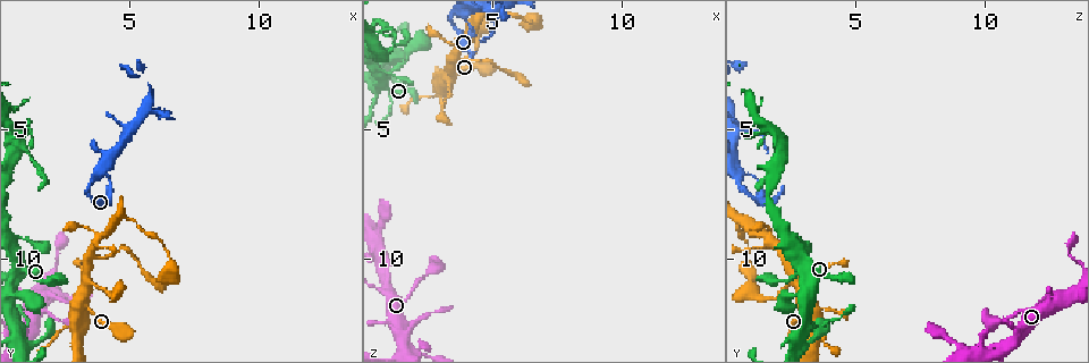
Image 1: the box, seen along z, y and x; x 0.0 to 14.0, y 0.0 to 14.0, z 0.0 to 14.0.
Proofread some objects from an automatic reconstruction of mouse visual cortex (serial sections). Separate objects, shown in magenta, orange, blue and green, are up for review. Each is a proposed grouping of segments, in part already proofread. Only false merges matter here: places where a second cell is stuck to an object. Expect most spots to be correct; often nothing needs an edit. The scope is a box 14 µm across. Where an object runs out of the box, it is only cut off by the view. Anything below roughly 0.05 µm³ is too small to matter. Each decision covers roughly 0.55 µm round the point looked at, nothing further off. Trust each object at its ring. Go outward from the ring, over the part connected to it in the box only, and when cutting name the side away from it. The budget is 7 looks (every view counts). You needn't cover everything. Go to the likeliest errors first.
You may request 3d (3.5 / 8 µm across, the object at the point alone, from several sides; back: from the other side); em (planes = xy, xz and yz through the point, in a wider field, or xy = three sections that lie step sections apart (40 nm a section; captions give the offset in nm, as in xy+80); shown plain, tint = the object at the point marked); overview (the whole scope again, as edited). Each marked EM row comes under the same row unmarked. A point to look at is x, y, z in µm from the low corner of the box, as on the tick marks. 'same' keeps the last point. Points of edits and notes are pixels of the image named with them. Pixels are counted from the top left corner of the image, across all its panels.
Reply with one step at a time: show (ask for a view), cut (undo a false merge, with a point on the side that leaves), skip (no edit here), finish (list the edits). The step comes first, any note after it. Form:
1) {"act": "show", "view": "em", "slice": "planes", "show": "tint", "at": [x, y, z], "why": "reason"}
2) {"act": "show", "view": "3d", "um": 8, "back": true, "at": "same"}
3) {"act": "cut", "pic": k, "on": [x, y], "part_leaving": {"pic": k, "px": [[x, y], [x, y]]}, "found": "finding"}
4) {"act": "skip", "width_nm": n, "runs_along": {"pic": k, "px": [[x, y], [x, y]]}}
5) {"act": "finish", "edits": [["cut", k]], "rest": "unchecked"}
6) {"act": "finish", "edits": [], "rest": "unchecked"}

{"act": "show", "view": "3d", "um": 3.5, "at": [4.1, 6.8, 0.9], "why": "narrows sharply"}

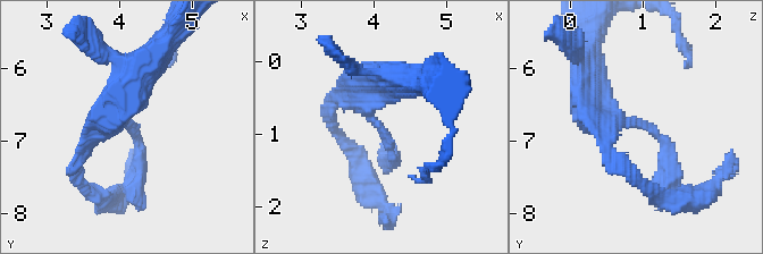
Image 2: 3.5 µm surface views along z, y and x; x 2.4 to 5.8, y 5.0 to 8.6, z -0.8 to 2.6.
{"act": "show", "view": "em", "slice": "planes", "show": "tint", "at": [4.10, 6.75, 0.95], "why": "need the tissue"}

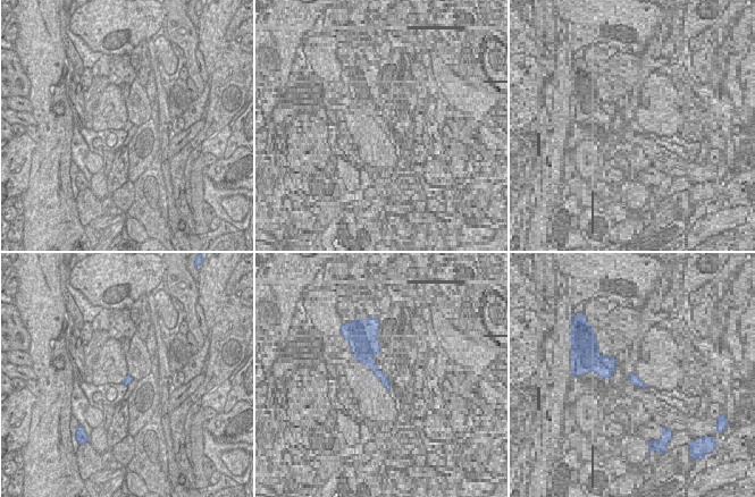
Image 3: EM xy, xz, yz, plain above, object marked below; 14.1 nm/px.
{"act": "skip", "found": "one cell here"}

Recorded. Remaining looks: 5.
{"act": "show", "view": "3d", "um": 8, "at": [4.9, 9.6, 2.4], "why": "abrupt turn"}

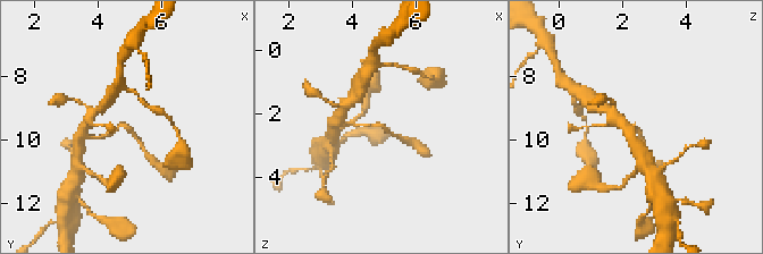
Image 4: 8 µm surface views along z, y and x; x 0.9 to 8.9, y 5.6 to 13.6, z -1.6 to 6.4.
{"act": "show", "view": "3d", "um": 3.5, "at": [4.8, 9.5, 2.3]}

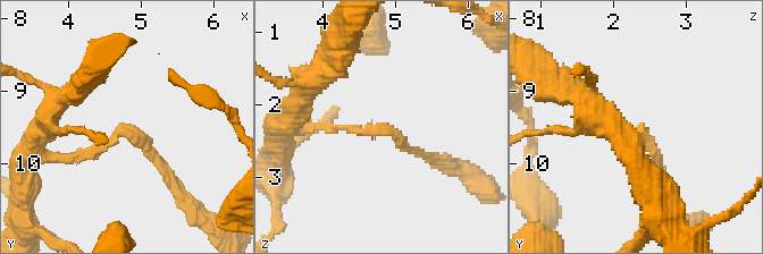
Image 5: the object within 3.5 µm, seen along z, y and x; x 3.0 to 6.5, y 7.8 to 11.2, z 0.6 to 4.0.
{"act": "show", "view": "em", "slice": "planes", "show": "tint", "at": [4.85, 9.60, 2.30], "arm_widths_nm": [150, 150]}

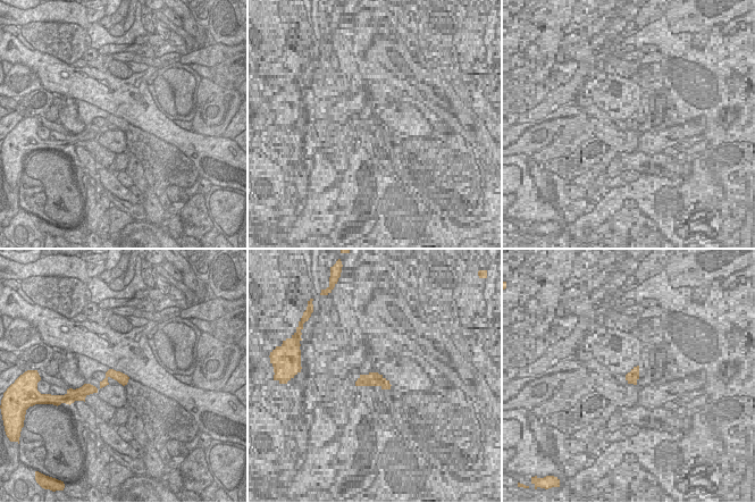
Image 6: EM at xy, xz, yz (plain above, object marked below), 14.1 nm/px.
{"act": "skip", "runs_along": {"pic": 6, "px": [[125, 378], [109, 376], [98, 388], [86, 387]]}, "found": "one cell here"}

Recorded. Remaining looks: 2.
{"act": "show", "view": "3d", "um": 3.5, "at": [3.2, 8.8, 1.6], "why": "calibre changes"}

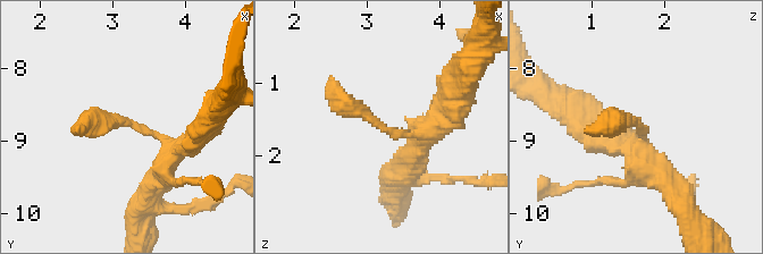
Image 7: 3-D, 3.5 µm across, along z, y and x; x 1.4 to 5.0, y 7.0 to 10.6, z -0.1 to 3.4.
{"act": "show", "view": "em", "slice": "planes", "show": "tint", "at": [3.15, 8.70, 1.55], "why": "need the tissue"}

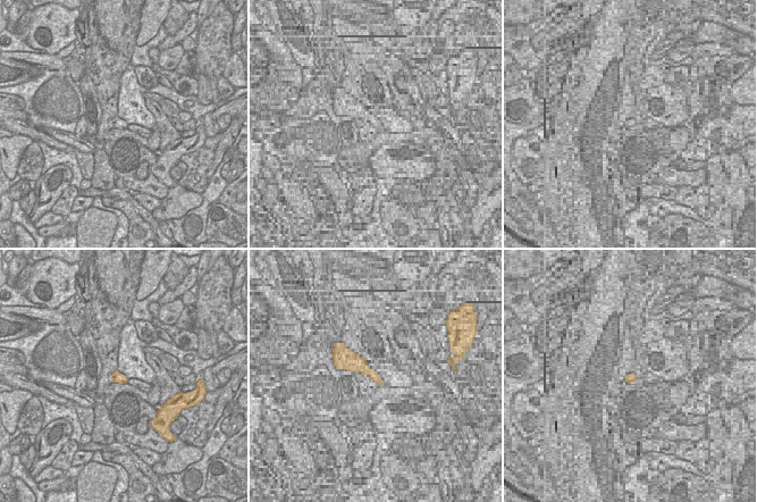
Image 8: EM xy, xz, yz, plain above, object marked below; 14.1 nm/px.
{"act": "skip", "width_nm": 160, "runs_along": {"pic": 7, "px": [[422, 136], [394, 134], [349, 108], [332, 76]]}, "found": "one cell here"}

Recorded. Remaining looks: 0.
{"act": "finish", "edits": [], "rest": "unchecked"}

